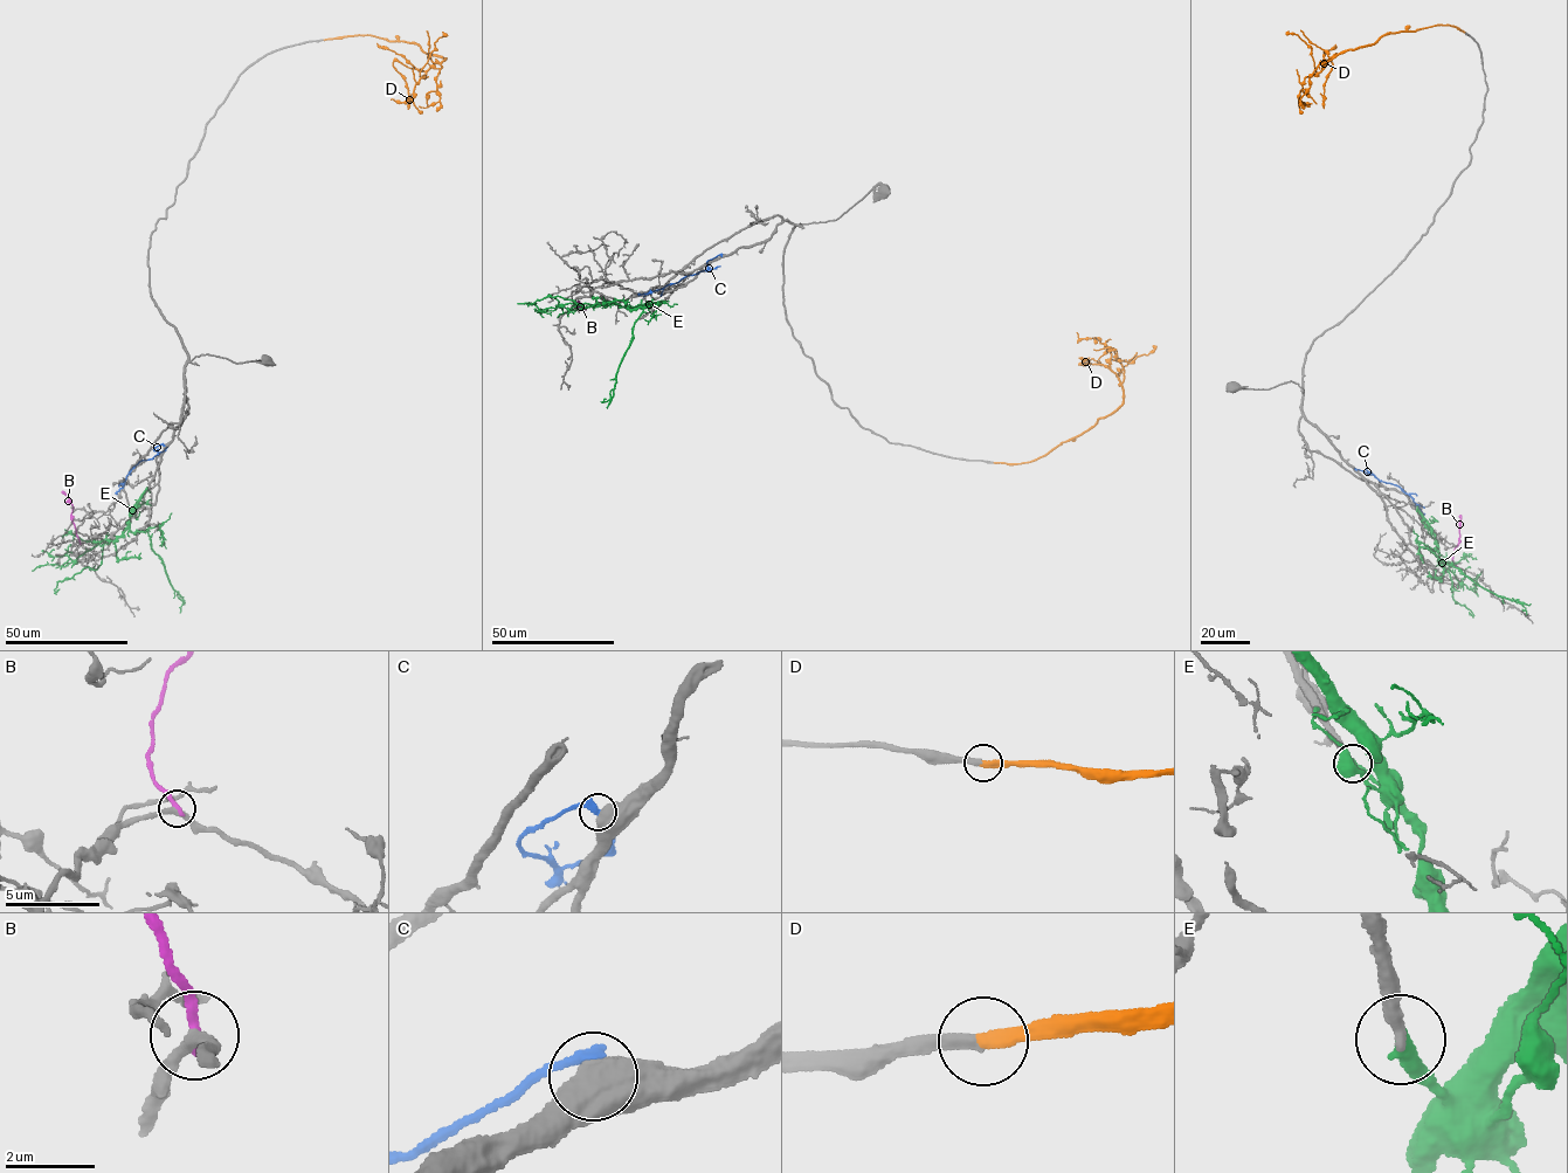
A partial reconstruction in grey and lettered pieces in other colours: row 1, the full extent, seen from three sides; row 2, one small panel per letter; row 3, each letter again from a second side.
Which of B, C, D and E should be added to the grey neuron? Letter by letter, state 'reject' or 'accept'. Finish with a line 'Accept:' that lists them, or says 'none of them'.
B: reject
C: reject
D: accept
E: reject
Accept: D

